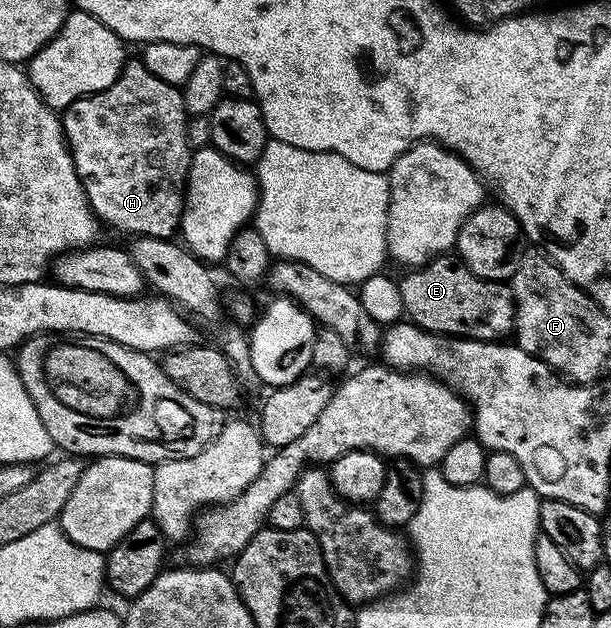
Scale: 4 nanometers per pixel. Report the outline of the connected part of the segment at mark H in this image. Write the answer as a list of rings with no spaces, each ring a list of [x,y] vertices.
[[[140,61],[126,62],[115,85],[83,97],[60,116],[65,143],[94,216],[128,237],[173,239],[185,209],[185,184],[189,182],[191,150],[187,145],[187,112],[181,87],[159,81]]]

